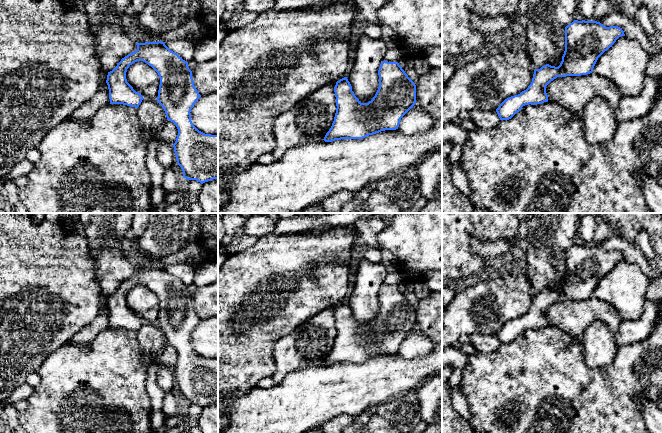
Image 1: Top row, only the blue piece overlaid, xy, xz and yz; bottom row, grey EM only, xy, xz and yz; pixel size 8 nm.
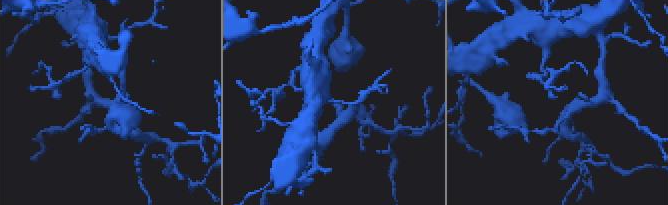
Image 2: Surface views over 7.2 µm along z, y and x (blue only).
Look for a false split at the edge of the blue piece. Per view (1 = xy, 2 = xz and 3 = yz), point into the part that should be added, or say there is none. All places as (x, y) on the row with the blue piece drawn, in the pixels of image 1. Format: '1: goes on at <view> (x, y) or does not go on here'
1: does not go on here
2: does not go on here
3: does not go on here

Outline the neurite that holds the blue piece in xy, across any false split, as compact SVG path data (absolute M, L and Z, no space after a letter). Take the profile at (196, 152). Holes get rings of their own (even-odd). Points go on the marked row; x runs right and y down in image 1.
M162 41L136 43L136 45L136 51L122 58L117 66L108 72L106 83L109 89L110 104L139 107L144 98L127 82L126 72L129 66L137 61L147 63L158 73L160 78L156 100L163 107L167 120L173 122L178 129L173 147L177 164L183 171L183 177L186 180L196 180L201 184L218 179L218 135L205 134L199 131L191 121L191 109L201 95L194 86L192 71L188 67L188 62L171 51Z

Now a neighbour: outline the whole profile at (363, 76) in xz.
M365 34L360 36L354 61L346 77L361 103L371 101L379 88L378 70L386 52L383 40L372 39Z

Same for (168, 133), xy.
M167 120L157 131L155 137L147 148L146 166L151 175L152 187L161 187L166 168L157 159L156 149L160 141L174 144L178 135L176 125Z

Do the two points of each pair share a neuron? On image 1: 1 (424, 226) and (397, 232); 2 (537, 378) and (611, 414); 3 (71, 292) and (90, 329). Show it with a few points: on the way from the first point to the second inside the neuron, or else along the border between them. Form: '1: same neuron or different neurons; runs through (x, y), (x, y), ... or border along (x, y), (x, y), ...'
1: same neuron; runs through (417, 230), (414, 232), (404, 232)
2: same neuron; runs through (555, 392), (573, 398), (589, 412), (593, 412)
3: different neurons; border along (105, 308), (70, 339)

